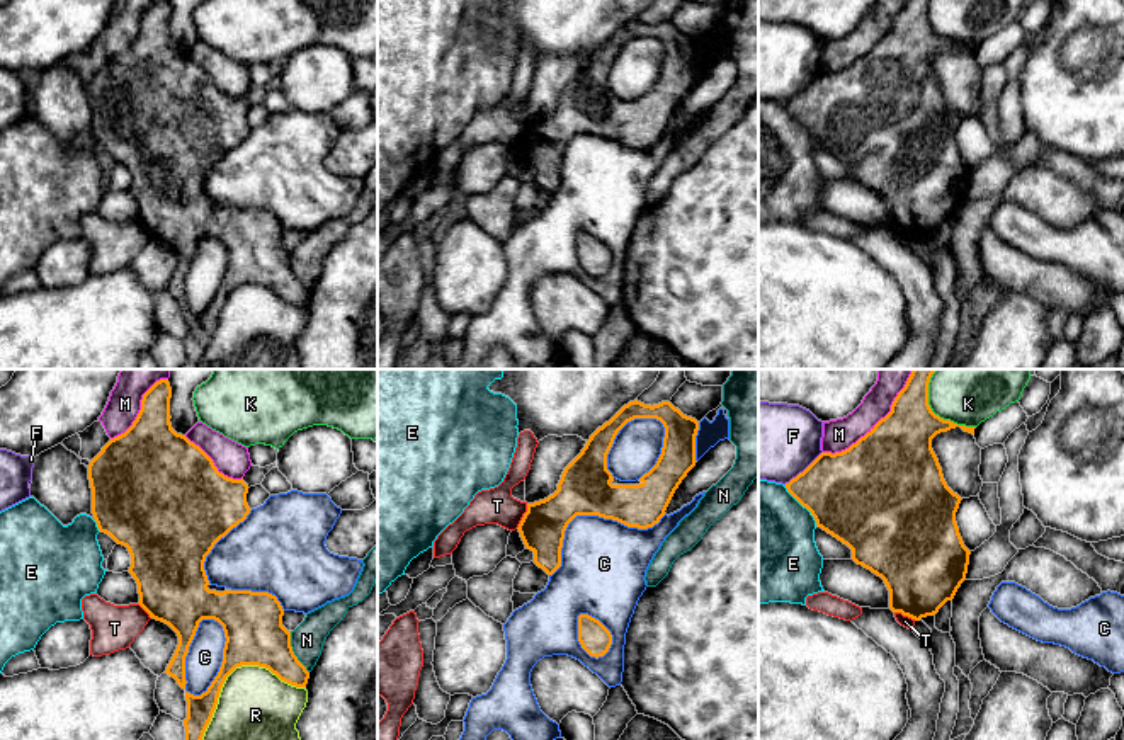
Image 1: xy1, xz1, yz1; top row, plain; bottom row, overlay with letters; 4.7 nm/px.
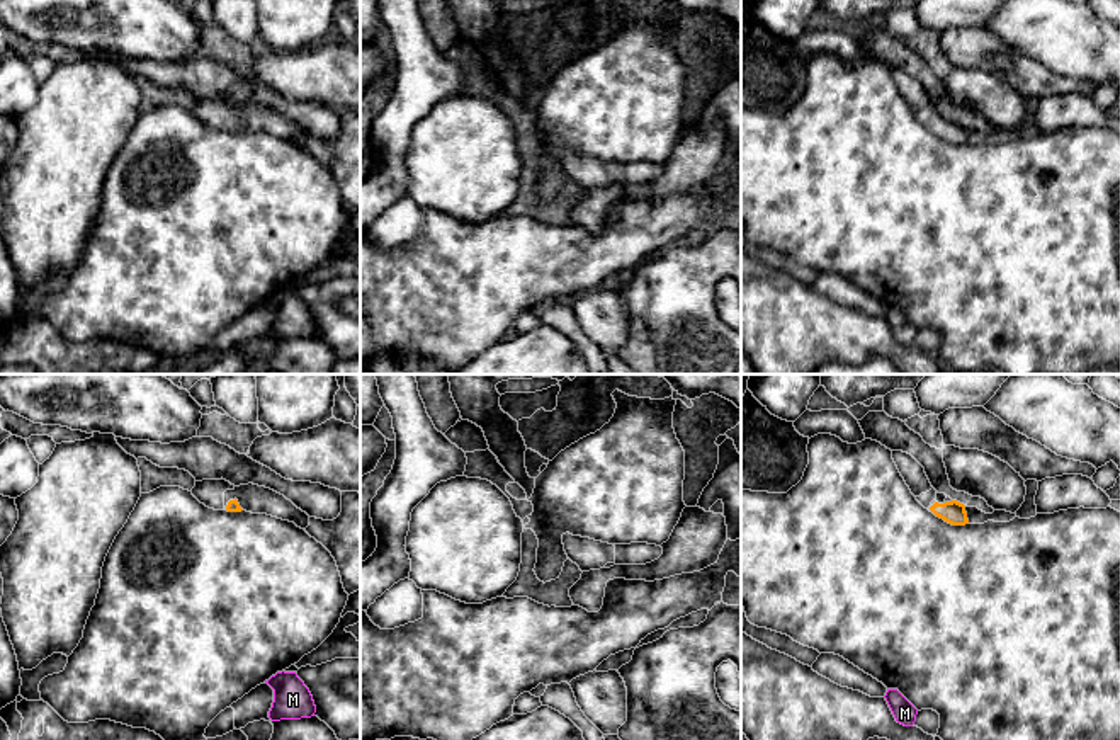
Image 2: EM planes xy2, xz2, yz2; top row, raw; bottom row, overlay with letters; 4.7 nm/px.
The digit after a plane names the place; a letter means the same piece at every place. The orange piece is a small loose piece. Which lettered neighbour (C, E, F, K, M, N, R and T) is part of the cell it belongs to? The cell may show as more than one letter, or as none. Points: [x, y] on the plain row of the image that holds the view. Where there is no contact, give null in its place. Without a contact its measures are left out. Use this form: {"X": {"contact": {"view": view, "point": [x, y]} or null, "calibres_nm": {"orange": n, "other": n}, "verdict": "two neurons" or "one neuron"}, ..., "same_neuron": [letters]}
{"C": {"contact": {"view": "xy1", "point": [223, 279]}, "calibres_nm": {"orange": 280, "other": 170}, "verdict": "two neurons"}, "E": {"contact": {"view": "yz1", "point": [803, 125]}, "calibres_nm": {"orange": 440, "other": 500}, "verdict": "two neurons"}, "F": {"contact": {"view": "yz1", "point": [805, 89]}, "calibres_nm": {"orange": 420, "other": 360}, "verdict": "two neurons"}, "K": {"contact": {"view": "yz1", "point": [939, 36]}, "calibres_nm": {"orange": 320, "other": 220}, "verdict": "two neurons"}, "M": {"contact": {"view": "yz1", "point": [871, 48]}, "calibres_nm": {"orange": 480, "other": 150}, "verdict": "two neurons"}, "N": {"contact": {"view": "xy1", "point": [293, 271]}, "calibres_nm": {"orange": 280, "other": 160}, "verdict": "two neurons"}, "R": {"contact": {"view": "xy1", "point": [230, 291]}, "calibres_nm": {"orange": 280, "other": 380}, "verdict": "two neurons"}, "T": {"contact": {"view": "xz1", "point": [524, 135]}, "calibres_nm": {"orange": 220, "other": 170}, "verdict": "two neurons"}, "same_neuron": []}

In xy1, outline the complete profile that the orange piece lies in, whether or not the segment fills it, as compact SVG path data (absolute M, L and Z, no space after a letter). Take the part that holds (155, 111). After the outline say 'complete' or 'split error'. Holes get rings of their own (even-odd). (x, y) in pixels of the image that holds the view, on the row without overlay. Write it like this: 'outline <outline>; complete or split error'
outline M156 0L141 19L141 29L133 44L121 54L111 58L88 83L88 99L92 107L92 133L100 151L109 153L117 163L128 167L131 174L129 192L138 202L139 225L150 236L168 243L179 255L177 269L165 289L185 310L185 276L202 238L214 238L223 245L224 267L218 294L206 311L194 315L185 310L187 337L185 362L182 369L197 369L204 350L213 337L218 316L226 296L241 284L258 284L269 287L281 299L306 306L309 291L298 279L291 265L291 250L282 245L284 228L275 214L252 209L209 209L209 199L204 189L206 175L214 163L233 146L247 138L250 126L247 122L248 104L233 99L218 90L213 78L185 54L177 53L170 43L172 7L168 0Z; complete

